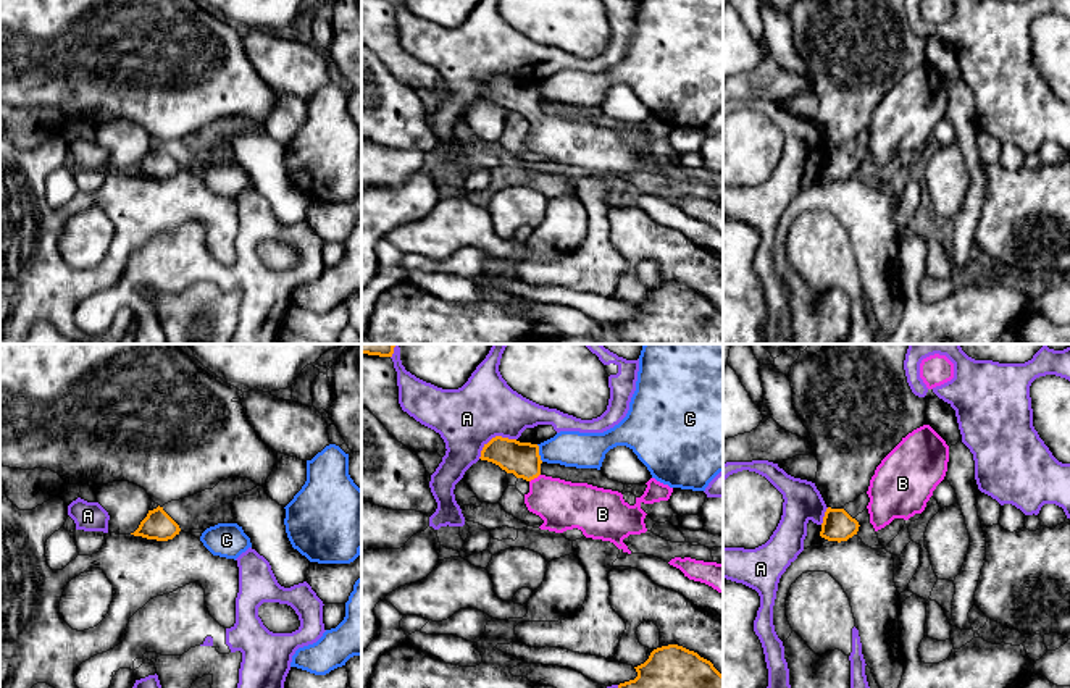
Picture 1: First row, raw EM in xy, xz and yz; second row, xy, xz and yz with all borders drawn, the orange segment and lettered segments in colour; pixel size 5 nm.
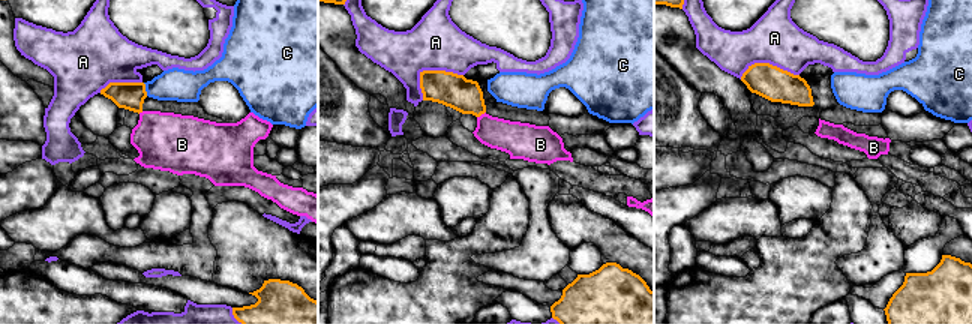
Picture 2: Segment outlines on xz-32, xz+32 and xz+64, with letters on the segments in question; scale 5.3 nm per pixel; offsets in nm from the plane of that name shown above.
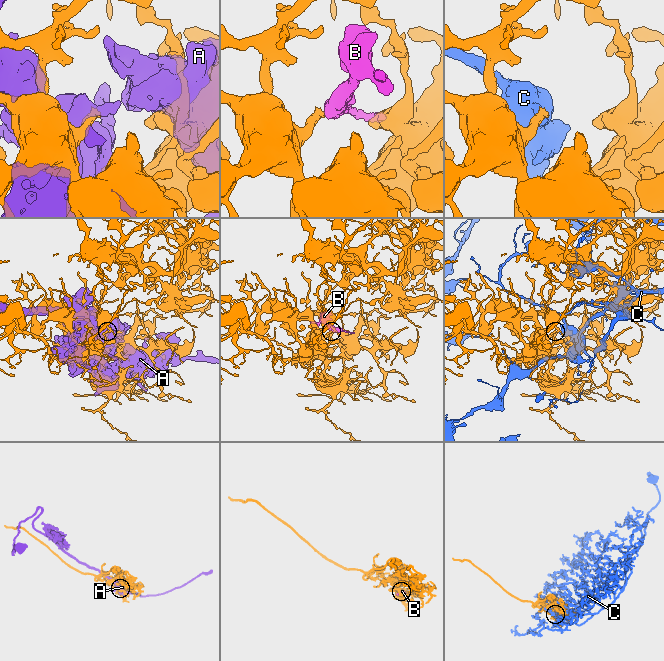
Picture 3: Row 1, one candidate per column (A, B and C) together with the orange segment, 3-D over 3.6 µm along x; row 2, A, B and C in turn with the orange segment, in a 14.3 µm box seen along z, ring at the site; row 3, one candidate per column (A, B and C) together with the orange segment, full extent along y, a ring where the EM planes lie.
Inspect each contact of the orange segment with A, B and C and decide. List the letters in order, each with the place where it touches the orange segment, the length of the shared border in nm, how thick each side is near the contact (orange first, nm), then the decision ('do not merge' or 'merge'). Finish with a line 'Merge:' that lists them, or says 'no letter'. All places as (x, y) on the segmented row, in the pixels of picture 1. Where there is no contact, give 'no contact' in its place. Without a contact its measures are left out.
A: xz (496, 436) | 220 nm | 170/320 nm | do not merge
B: xz (534, 477) | 70 nm | 170/240 nm | merge
C: xz (538, 453) | 90 nm | 170/180 nm | do not merge
Merge: B

